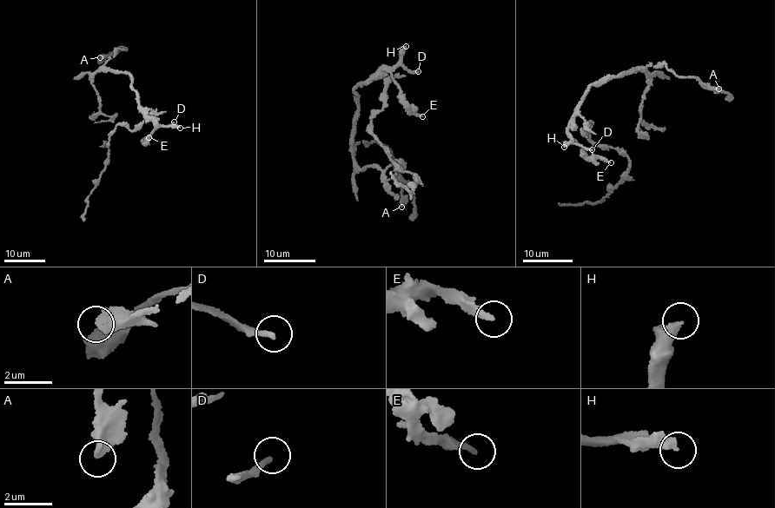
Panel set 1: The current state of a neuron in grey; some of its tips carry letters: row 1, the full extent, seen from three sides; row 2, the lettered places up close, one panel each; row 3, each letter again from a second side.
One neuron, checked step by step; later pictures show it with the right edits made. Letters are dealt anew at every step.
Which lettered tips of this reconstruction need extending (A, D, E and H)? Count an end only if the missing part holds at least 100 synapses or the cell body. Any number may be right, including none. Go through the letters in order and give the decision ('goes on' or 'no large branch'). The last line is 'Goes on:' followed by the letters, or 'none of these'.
A: no large branch
D: goes on
E: no large branch
H: no large branch
Goes on: D

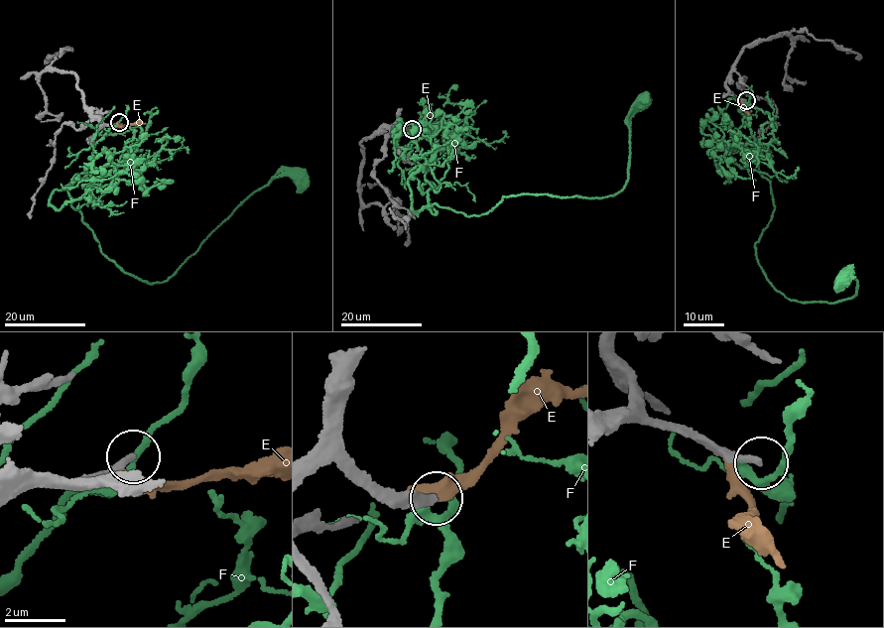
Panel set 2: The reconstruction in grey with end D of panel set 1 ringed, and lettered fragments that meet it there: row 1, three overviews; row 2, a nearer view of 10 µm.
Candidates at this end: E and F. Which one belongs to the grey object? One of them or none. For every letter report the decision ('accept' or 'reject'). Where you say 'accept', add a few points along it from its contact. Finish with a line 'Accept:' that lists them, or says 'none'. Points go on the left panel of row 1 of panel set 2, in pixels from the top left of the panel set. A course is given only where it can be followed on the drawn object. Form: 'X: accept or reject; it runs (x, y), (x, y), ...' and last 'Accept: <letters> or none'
E: reject
F: reject
Accept: none

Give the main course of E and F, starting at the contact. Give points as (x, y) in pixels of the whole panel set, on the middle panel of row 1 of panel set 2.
E: (408, 128), (433, 113)
F: (409, 129), (420, 164), (410, 174), (429, 204), (477, 216), (520, 193), (624, 188), (627, 122), (644, 100)

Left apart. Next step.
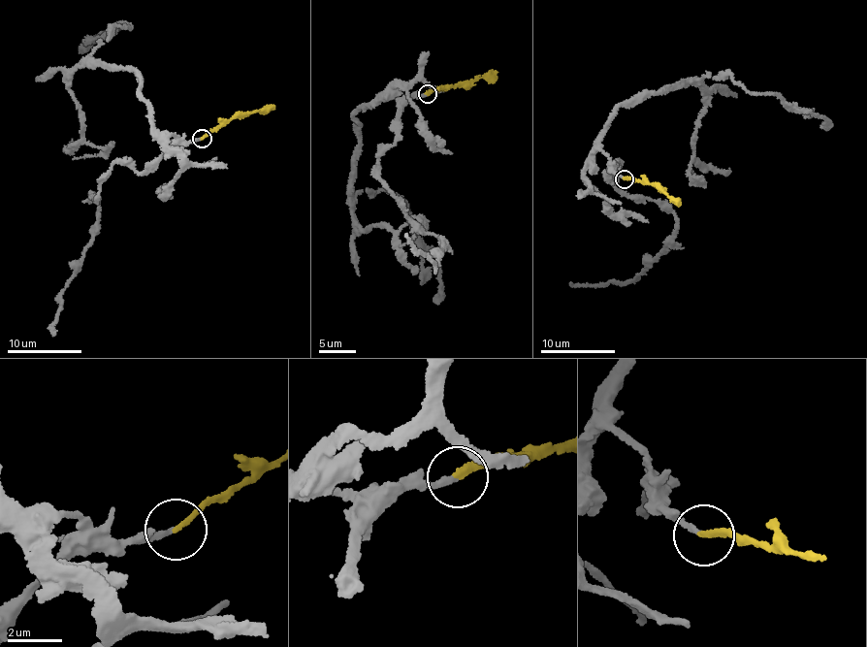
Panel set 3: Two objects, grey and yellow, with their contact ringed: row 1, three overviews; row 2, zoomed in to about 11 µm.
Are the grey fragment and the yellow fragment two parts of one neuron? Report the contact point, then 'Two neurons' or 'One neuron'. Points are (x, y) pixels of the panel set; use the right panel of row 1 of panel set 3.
Place: (625, 178). One neuron

